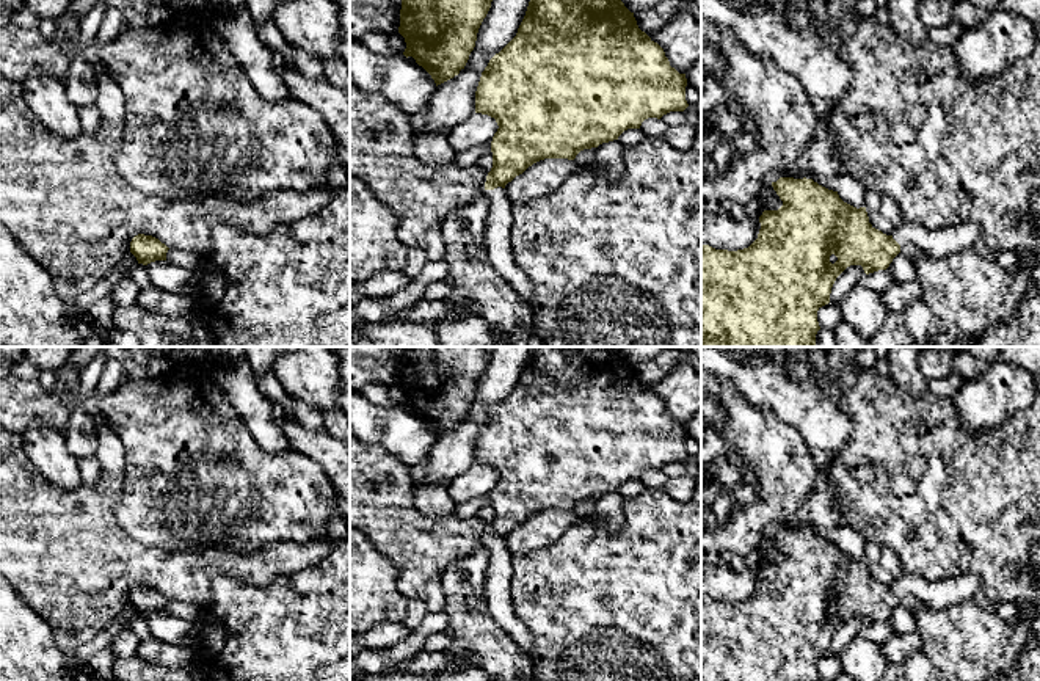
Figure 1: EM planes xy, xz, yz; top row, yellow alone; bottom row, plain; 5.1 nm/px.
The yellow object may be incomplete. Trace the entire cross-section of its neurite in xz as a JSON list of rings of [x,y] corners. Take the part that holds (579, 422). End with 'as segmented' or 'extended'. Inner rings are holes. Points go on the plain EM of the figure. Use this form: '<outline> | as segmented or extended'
[[[532,347],[516,388],[489,411],[475,442],[475,464],[494,469],[499,477],[491,493],[493,519],[483,543],[489,549],[485,576],[488,621],[510,634],[530,656],[532,634],[511,604],[511,552],[505,537],[540,512],[574,512],[584,501],[618,491],[627,480],[640,480],[648,469],[684,463],[689,458],[685,438],[685,425],[671,419],[664,400],[638,380],[621,347]]] | extended

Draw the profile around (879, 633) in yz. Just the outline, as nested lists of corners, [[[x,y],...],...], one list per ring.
[[[878,621],[861,628],[858,635],[882,646],[896,634],[888,621]]]

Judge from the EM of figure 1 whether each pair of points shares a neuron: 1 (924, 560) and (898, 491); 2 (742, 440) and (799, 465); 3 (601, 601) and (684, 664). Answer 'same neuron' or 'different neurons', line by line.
1: same neuron
2: same neuron
3: same neuron

